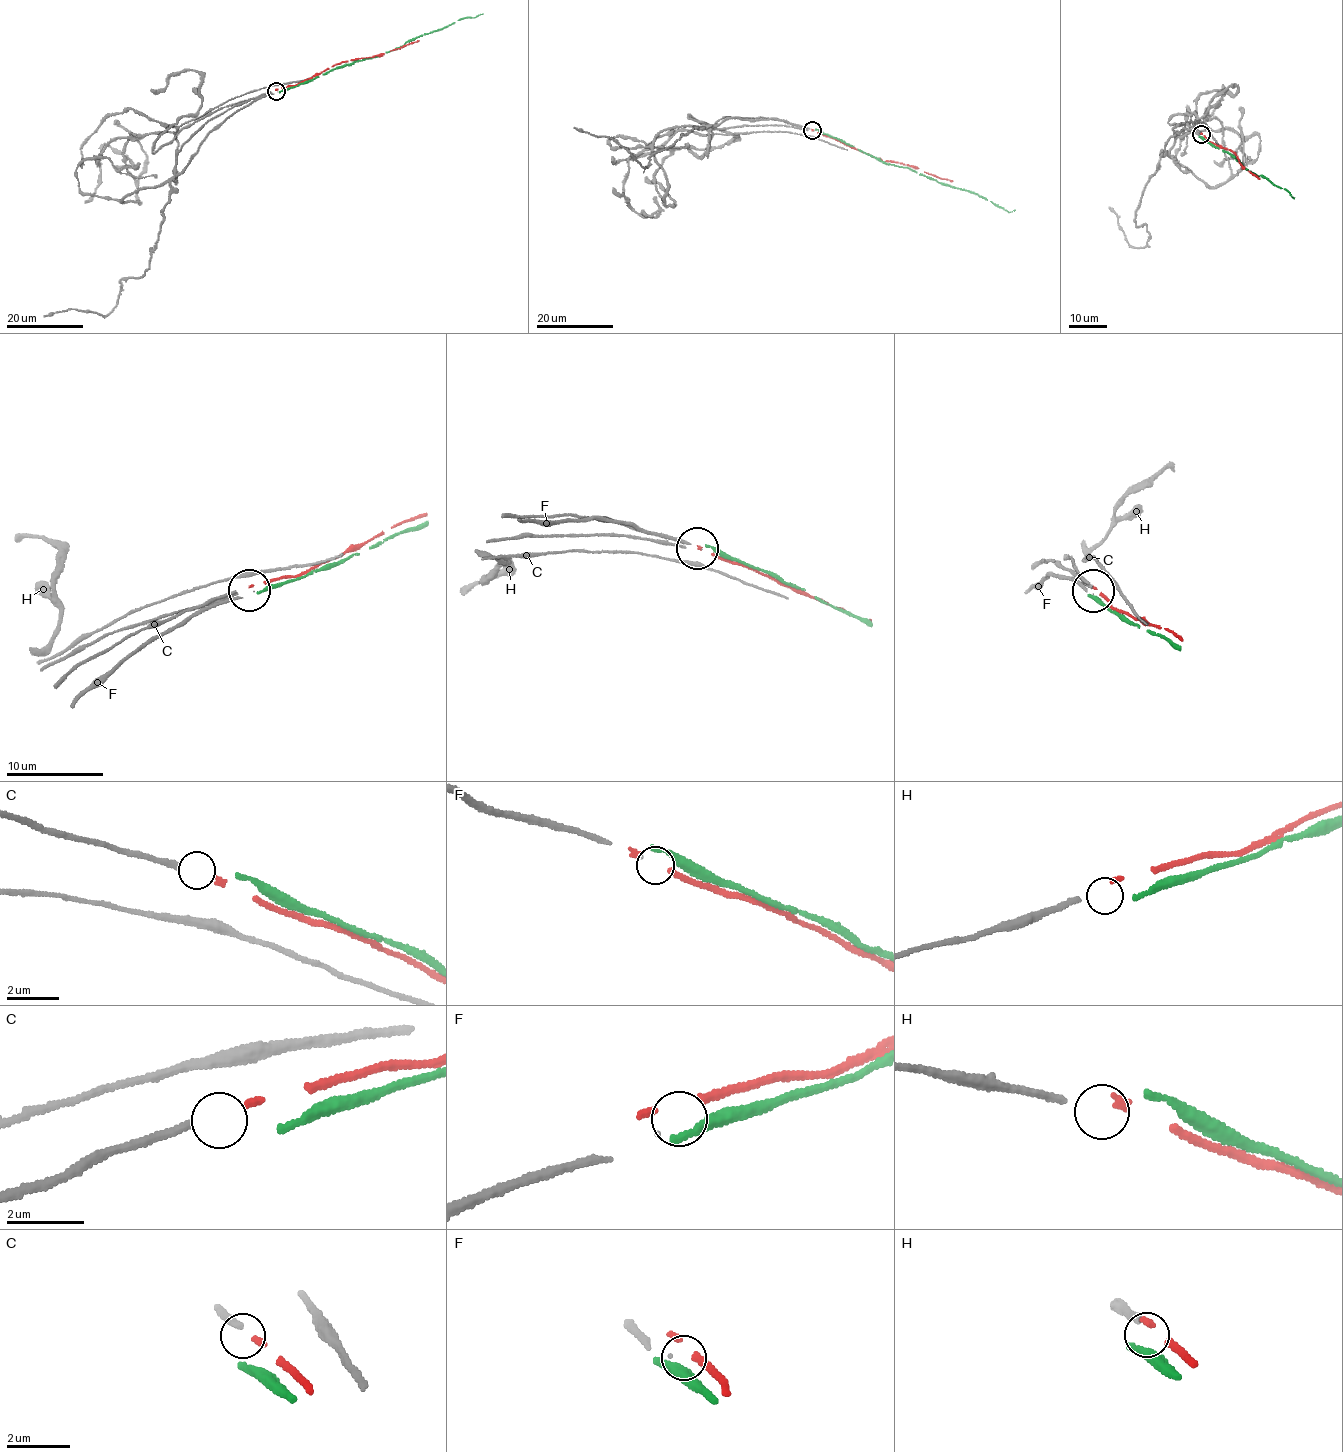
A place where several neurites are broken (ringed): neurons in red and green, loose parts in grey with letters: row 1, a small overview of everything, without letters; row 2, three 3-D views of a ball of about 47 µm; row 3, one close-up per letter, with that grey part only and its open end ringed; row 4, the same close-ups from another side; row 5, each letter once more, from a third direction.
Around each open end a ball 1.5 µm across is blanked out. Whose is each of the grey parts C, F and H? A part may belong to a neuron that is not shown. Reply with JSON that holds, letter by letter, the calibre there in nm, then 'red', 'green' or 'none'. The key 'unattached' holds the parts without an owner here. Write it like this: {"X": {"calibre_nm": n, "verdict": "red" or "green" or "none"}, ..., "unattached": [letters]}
{"C": {"calibre_nm": 200, "verdict": "red"}, "F": {"calibre_nm": 40, "verdict": "none"}, "H": {"calibre_nm": 180, "verdict": "none"}, "unattached": ["F", "H"]}

